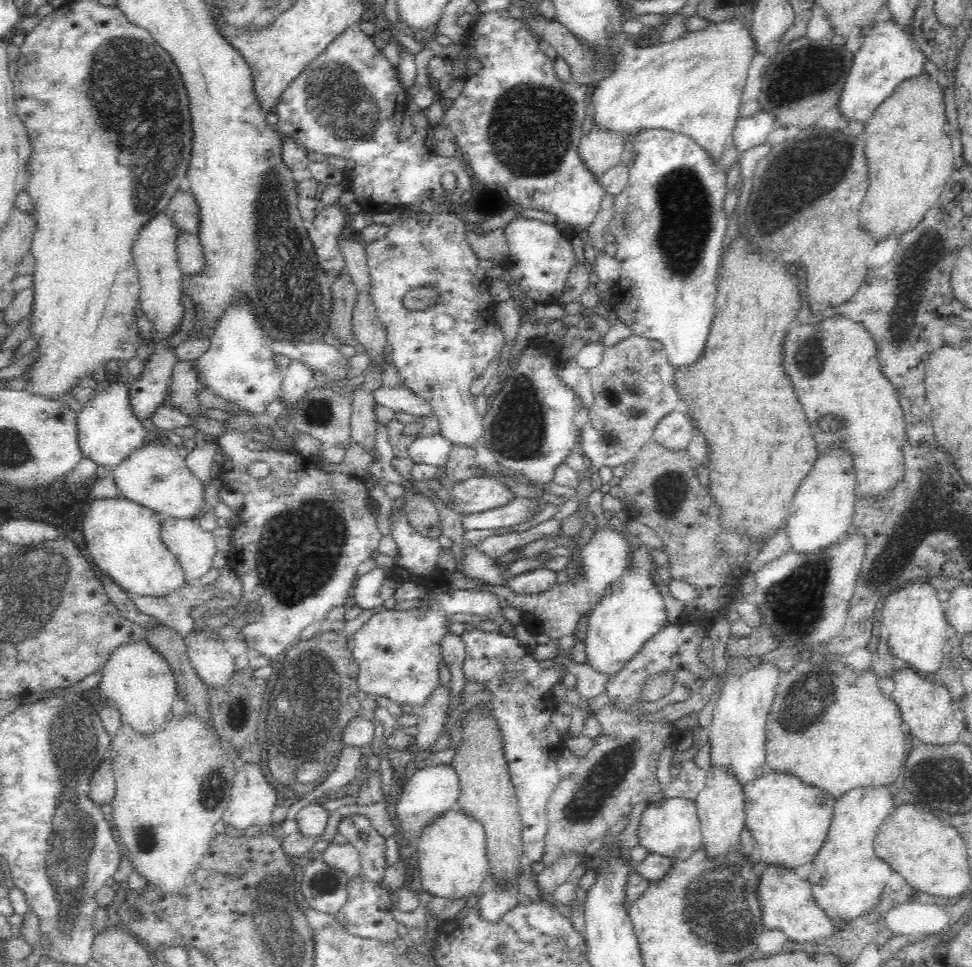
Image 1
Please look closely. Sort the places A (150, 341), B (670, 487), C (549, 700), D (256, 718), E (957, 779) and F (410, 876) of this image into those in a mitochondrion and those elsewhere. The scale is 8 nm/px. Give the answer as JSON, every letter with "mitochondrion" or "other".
{"A":"other","B":"mitochondrion","C":"other","D":"mitochondrion","E":"mitochondrion","F":"other"}

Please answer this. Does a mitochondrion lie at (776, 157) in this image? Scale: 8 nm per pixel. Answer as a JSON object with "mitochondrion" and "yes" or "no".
{"mitochondrion":"no"}

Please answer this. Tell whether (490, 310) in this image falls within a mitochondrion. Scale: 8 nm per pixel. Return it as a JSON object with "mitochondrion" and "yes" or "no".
{"mitochondrion":"no"}

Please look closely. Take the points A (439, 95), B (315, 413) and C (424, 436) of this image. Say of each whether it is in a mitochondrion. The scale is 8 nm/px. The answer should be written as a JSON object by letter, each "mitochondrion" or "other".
{"A":"other","B":"mitochondrion","C":"other"}

